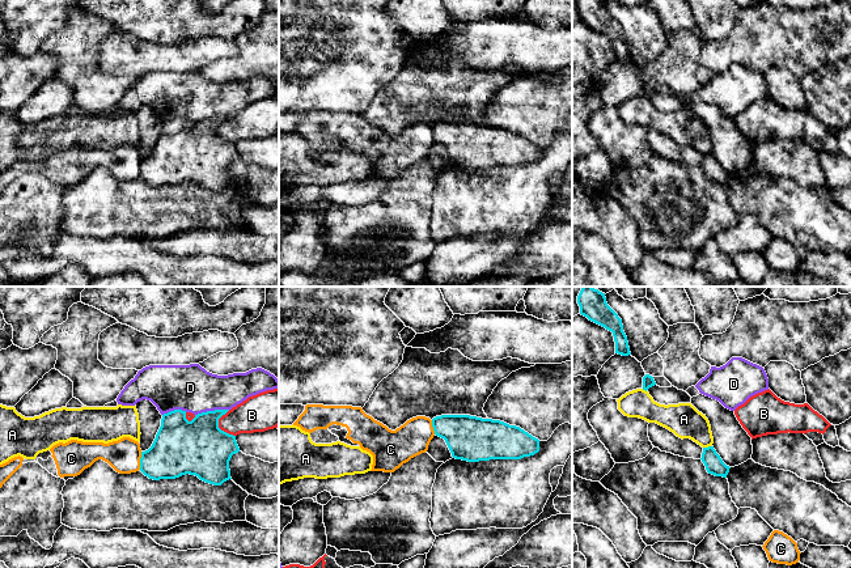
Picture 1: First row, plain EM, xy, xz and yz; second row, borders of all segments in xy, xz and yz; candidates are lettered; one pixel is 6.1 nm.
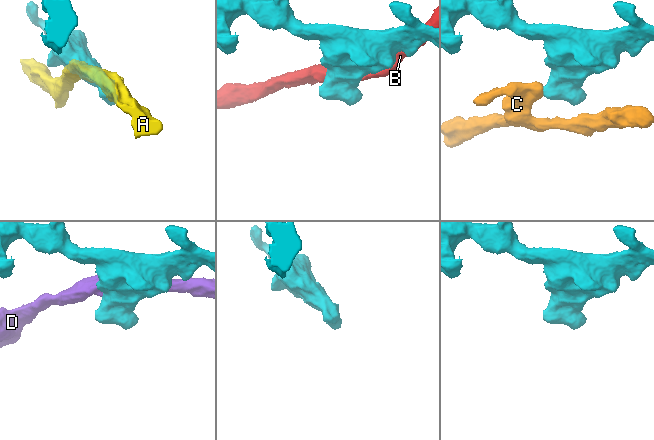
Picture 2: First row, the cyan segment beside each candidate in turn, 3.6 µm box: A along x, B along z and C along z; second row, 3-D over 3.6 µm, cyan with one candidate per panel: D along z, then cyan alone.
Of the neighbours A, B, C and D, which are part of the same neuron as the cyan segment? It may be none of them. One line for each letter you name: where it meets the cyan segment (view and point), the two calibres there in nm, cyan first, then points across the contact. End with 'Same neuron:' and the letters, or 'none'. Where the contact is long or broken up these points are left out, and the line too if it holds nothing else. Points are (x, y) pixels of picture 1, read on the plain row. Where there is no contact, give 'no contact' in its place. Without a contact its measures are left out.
Same neuron: none

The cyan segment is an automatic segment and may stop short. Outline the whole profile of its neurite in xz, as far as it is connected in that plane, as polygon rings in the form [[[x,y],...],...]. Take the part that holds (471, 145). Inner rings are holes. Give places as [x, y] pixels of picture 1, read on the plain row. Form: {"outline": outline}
{"outline": [[[441,122],[432,126],[432,133],[435,141],[445,147],[456,166],[521,166],[539,158],[538,145],[500,127]]]}

